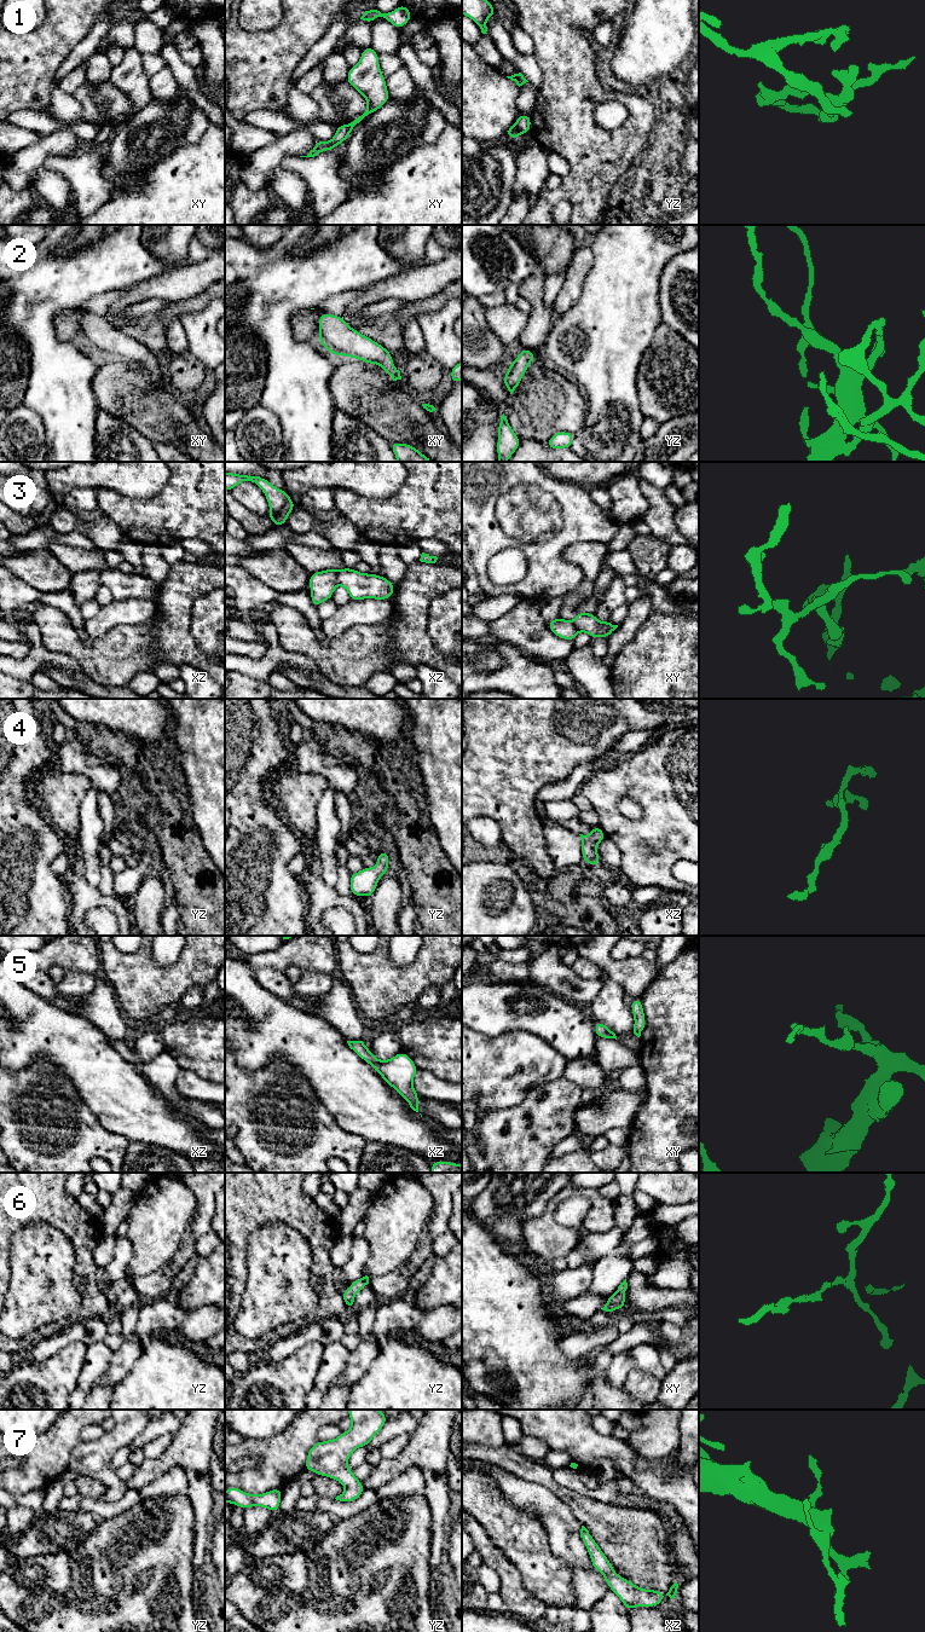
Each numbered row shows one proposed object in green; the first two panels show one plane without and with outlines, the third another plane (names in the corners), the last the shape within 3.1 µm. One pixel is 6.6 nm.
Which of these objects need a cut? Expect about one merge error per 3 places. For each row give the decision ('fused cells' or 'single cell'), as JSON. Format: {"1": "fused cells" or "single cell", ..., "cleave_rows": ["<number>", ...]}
{"1": "fused cells", "2": "single cell", "3": "fused cells", "4": "single cell", "5": "single cell", "6": "single cell", "7": "single cell", "cleave_rows": ["1", "3"]}

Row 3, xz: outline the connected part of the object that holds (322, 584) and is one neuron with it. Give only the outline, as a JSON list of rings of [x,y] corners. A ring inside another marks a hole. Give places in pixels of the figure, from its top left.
[[[331,568],[310,575],[311,601],[314,608],[322,602],[331,600],[337,585],[337,572],[339,569]]]

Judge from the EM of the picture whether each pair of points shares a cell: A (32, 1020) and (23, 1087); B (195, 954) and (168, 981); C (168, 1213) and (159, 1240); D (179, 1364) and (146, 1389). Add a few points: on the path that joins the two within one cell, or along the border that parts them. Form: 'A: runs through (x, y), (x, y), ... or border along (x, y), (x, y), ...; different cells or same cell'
A: border along (55, 1066), (46, 1058), (40, 1058), (12, 1072); different cells
B: runs through (189, 960), (174, 974); same cell
C: runs through (161, 1220), (159, 1222), (159, 1233); same cell
D: runs through (171, 1372), (155, 1388); same cell

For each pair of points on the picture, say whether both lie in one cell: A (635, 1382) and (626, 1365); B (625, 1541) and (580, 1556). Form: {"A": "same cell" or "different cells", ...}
{"A": "different cells", "B": "different cells"}

